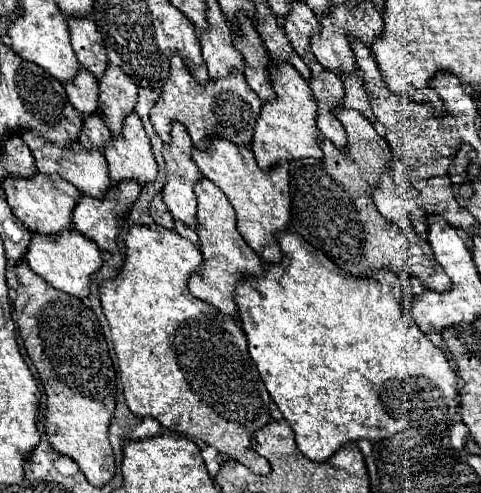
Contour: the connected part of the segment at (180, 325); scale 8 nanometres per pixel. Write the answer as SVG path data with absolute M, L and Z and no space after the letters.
M157 224L145 228L145 226L133 226L127 234L125 234L125 244L127 244L127 258L125 258L125 266L121 268L119 276L115 280L105 280L103 286L101 286L101 304L103 304L103 312L105 312L105 318L111 326L111 338L113 338L113 344L115 344L115 354L117 354L117 362L119 362L119 372L121 372L121 382L123 382L123 392L125 392L125 400L127 400L127 406L129 410L137 416L137 418L155 418L163 428L167 428L169 432L173 434L181 434L181 436L187 436L191 440L199 440L207 446L213 446L217 448L219 452L227 454L229 458L245 464L247 468L251 468L255 474L263 474L267 476L271 472L271 464L259 456L253 448L251 448L251 438L257 430L261 430L265 424L269 424L271 420L271 412L269 412L269 404L271 404L271 396L247 352L247 338L241 330L241 324L239 320L231 318L231 316L225 316L221 314L219 310L207 306L205 302L197 300L195 296L189 294L189 278L197 272L201 272L201 264L203 264L203 258L201 258L201 252L197 246L193 246L189 240L185 240L183 236L179 236L175 230L167 230L167 228L161 228Z

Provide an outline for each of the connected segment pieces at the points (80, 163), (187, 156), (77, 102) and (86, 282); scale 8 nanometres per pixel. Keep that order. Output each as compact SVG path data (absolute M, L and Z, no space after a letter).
M23 132L21 138L29 146L39 172L43 172L43 174L59 174L61 178L71 182L75 188L79 188L87 196L93 196L93 198L105 198L107 196L107 192L111 188L111 180L109 180L107 160L105 160L105 156L101 152L85 150L81 144L73 144L69 148L57 146L57 144L51 144L47 140L43 140L37 132Z
M179 122L173 124L173 130L171 130L171 144L165 144L163 148L163 156L165 156L165 162L167 162L167 182L163 186L163 202L167 204L171 216L179 222L183 222L185 226L193 228L195 230L195 220L197 220L197 196L193 192L197 180L203 178L203 174L199 172L191 152L193 152L193 142L191 142L191 136L187 134L187 128Z
M81 68L77 78L71 84L67 84L65 90L67 90L69 102L83 118L97 112L97 108L99 108L99 82L93 74L89 74Z
M75 230L71 232L61 232L57 236L45 236L45 234L33 234L33 240L27 248L25 254L25 262L31 266L31 270L35 274L41 274L41 278L61 290L67 292L79 300L87 298L91 292L91 276L95 272L99 272L99 268L103 266L103 258L101 258L101 250L97 248L95 242L91 242L89 238L77 234Z

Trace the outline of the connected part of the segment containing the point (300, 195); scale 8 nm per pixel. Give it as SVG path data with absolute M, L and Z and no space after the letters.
M339 108L339 122L347 132L347 154L339 152L329 140L323 140L323 158L293 160L289 164L291 174L291 224L289 230L305 238L311 246L323 252L343 272L357 278L373 278L377 270L403 270L417 276L427 290L445 292L453 284L443 268L437 264L433 250L413 228L403 230L397 224L387 222L375 202L373 192L381 172L389 168L393 156L373 124L357 110Z

